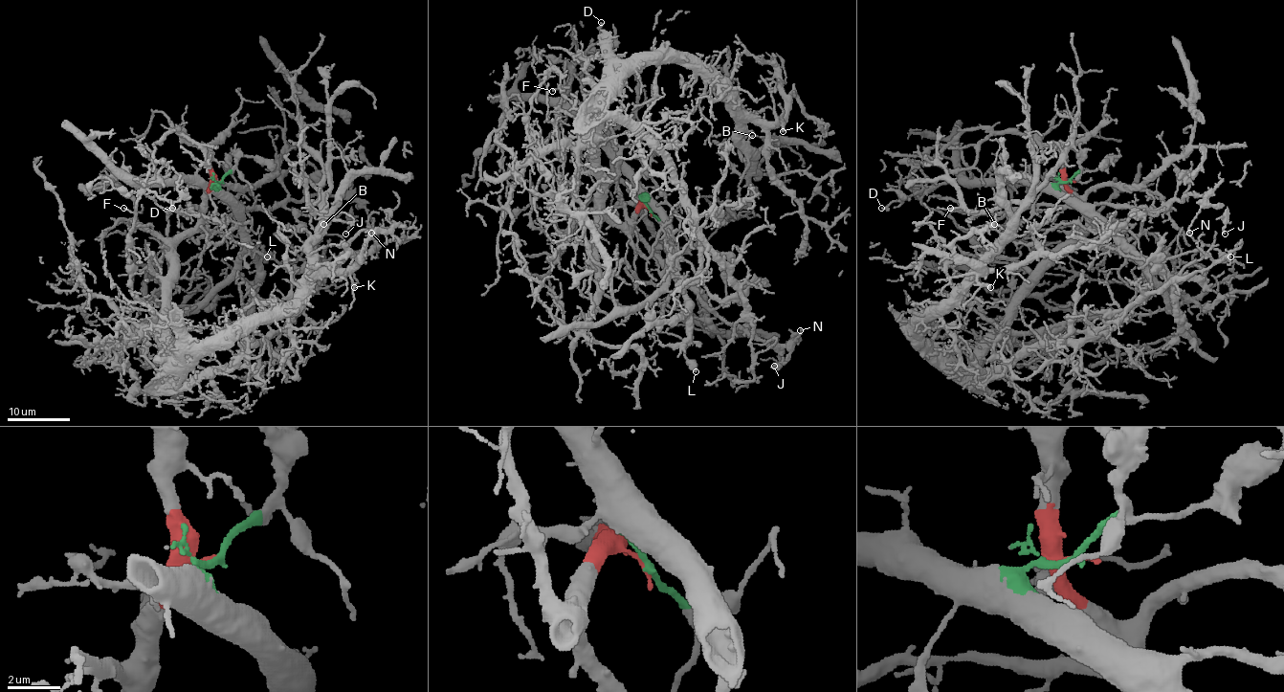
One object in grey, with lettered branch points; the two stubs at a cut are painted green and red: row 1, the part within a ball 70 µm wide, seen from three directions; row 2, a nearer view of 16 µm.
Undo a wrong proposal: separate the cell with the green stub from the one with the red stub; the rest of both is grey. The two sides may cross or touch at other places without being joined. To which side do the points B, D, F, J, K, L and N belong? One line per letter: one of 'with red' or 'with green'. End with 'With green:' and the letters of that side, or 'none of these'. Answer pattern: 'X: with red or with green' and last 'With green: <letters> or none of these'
B: with red
D: with green
F: with green
J: with green
K: with red
L: with green
N: with green
With green: D, F, J, L, N

